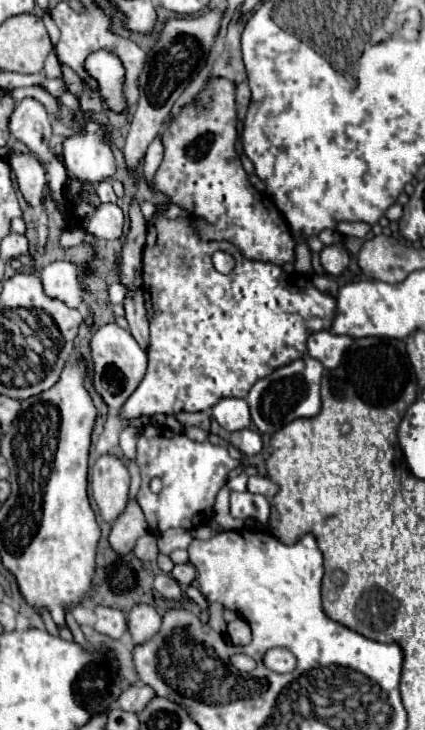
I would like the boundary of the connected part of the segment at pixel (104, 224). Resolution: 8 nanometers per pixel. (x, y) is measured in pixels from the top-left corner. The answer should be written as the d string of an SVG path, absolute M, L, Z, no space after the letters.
M115 203L99 205L97 213L91 217L87 231L93 233L97 239L119 239L123 235L125 215Z

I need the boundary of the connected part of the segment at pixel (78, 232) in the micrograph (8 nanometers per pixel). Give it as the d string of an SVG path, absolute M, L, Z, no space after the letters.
M79 227L64 229L60 236L60 244L64 247L83 245L85 231Z

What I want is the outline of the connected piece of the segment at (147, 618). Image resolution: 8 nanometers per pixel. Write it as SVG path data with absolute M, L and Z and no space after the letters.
M139 603L127 613L127 625L129 625L129 633L133 637L133 643L139 645L139 643L151 639L159 631L161 615L151 605Z

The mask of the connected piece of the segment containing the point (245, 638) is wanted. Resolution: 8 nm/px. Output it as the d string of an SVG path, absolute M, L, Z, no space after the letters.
M237 617L235 621L229 623L227 633L229 633L229 637L231 637L231 641L233 641L235 645L247 645L247 643L251 643L249 623L247 623L245 619L241 619L241 617Z

